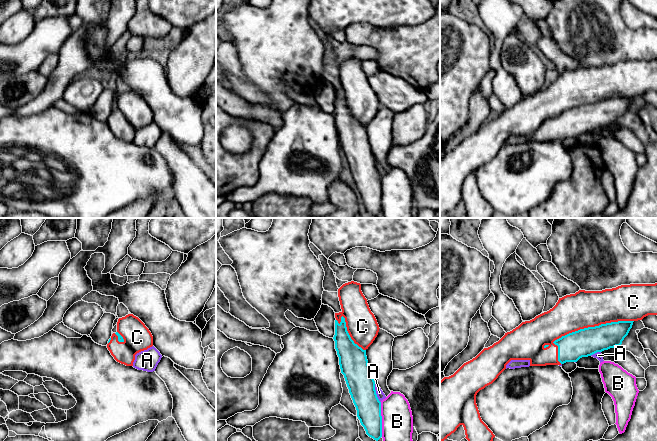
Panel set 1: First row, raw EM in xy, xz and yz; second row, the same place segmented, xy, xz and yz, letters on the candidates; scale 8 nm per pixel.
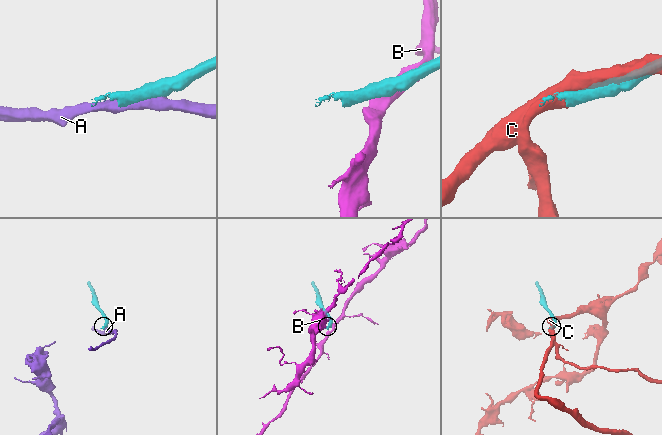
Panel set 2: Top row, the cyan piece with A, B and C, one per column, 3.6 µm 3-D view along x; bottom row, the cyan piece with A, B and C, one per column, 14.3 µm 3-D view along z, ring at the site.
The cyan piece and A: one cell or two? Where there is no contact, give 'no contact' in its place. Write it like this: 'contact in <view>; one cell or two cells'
contact in xz; two cells

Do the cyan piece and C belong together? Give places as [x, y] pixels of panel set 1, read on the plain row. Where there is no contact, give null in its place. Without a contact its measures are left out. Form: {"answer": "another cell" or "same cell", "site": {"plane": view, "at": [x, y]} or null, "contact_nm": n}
{"answer": "same cell", "site": {"plane": "yz", "at": [584, 104]}, "contact_nm": 700}

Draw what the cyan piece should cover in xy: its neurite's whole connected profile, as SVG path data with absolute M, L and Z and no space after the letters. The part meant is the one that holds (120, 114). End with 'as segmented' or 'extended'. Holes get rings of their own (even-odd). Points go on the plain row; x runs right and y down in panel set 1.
M133 90L119 94L117 108L108 117L107 124L114 135L133 142L135 131L153 122L153 112L145 100Z; extended

